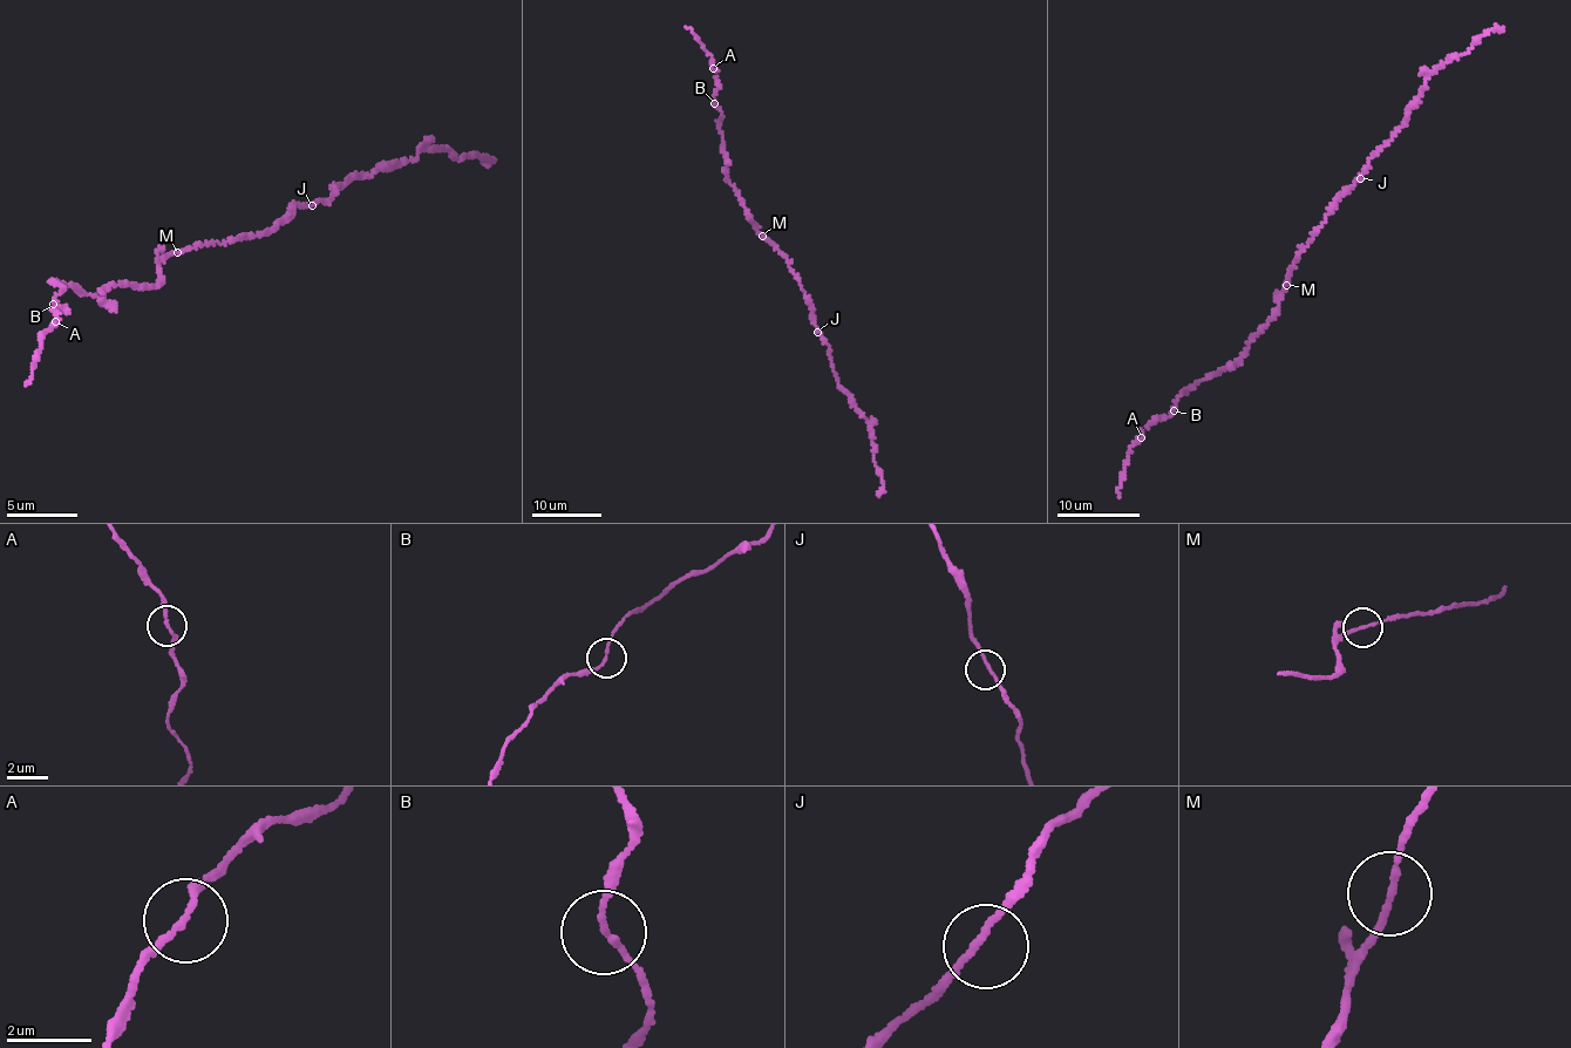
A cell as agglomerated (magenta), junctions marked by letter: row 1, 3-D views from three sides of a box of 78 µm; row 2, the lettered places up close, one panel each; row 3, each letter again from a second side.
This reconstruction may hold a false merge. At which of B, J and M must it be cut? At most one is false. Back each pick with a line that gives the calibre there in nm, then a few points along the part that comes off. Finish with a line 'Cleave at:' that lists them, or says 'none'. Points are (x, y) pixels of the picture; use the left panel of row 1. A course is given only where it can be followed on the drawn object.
Cleave at: none

